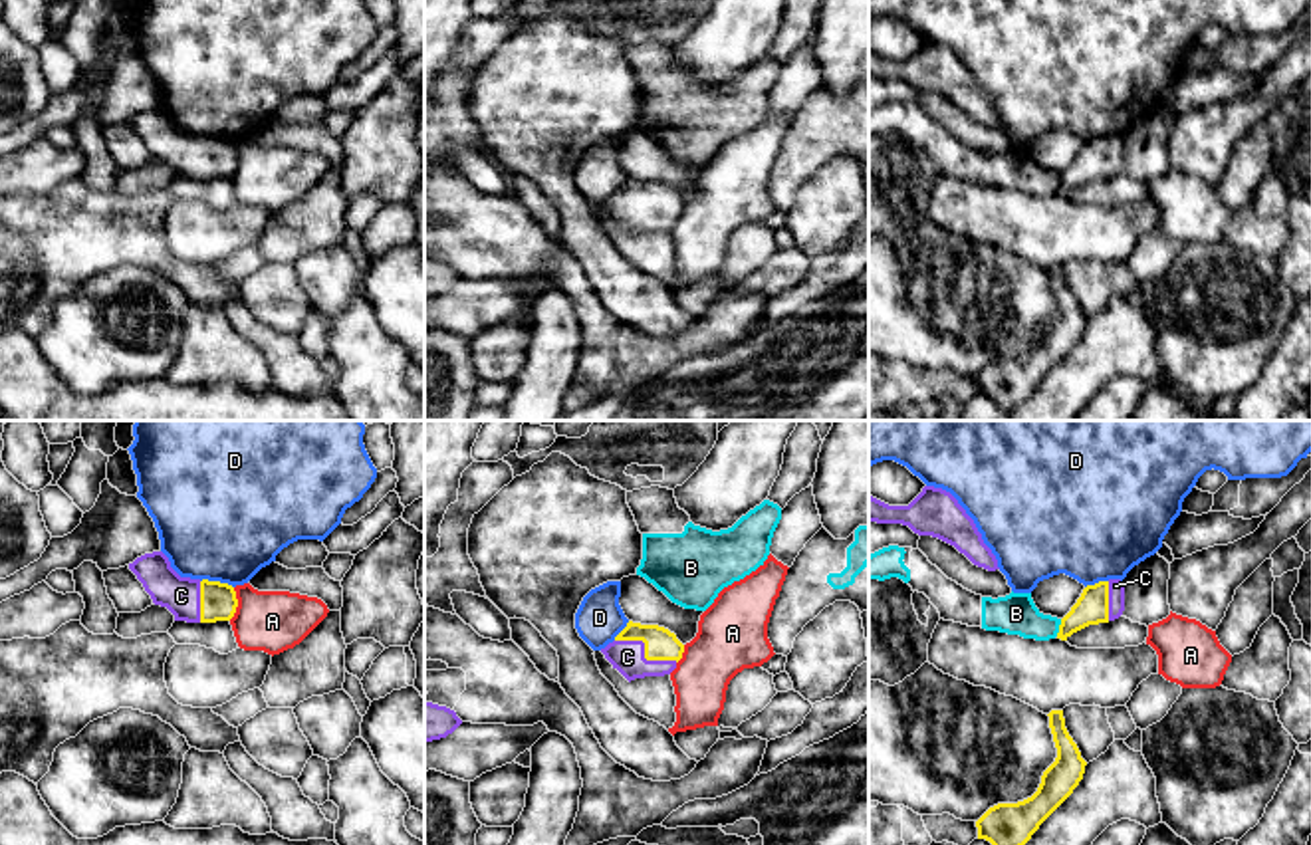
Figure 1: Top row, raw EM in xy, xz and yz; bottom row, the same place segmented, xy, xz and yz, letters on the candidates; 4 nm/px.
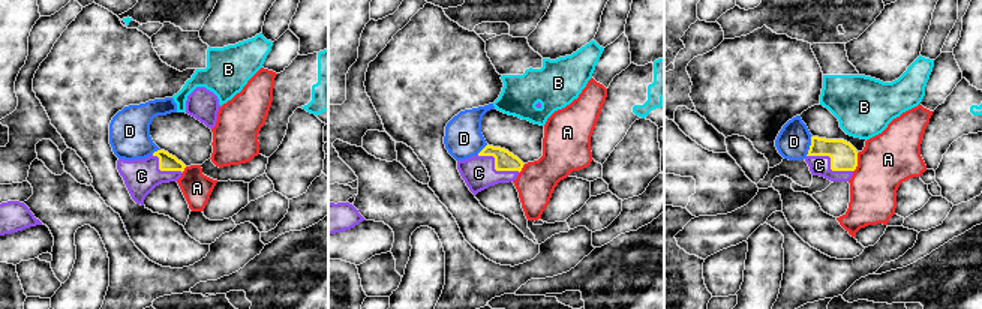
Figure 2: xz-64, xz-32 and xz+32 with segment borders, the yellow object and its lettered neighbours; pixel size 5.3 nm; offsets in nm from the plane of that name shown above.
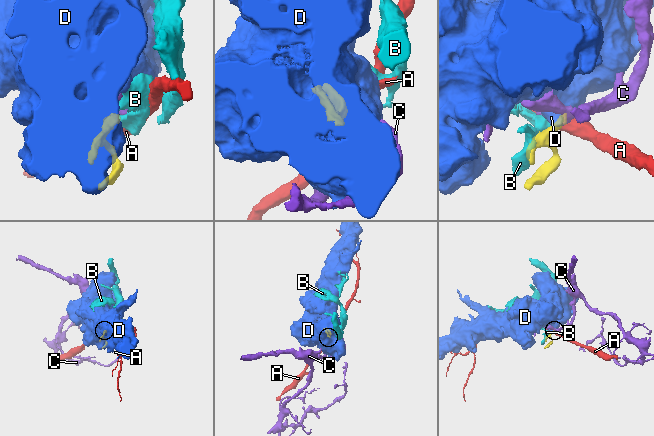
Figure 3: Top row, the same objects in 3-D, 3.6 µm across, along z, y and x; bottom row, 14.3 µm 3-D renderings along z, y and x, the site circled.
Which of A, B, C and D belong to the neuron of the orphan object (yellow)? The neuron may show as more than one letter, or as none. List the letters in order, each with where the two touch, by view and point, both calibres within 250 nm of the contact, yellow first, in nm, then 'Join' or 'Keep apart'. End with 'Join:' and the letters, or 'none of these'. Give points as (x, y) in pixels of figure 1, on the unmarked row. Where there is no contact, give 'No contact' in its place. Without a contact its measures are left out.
A: Touches yellow at xy (237, 159). Thickness 150 nm (yellow) against 260 nm. Keep apart
B: Touches yellow at yz (1060, 183). Thickness 140 nm (yellow) against 170 nm. Keep apart
C: Touches yellow at xz (645, 209). Thickness 130 nm (yellow) against 140 nm. Join
D: Touches yellow at xy (217, 137). Thickness 150 nm (yellow) against 500 nm. Keep apart
Join: C

